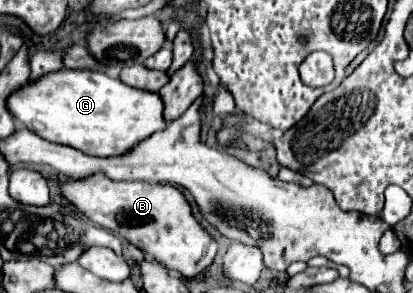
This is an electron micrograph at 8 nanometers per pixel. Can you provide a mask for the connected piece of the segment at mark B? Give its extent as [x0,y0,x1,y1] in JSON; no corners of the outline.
[60,173,218,277]

